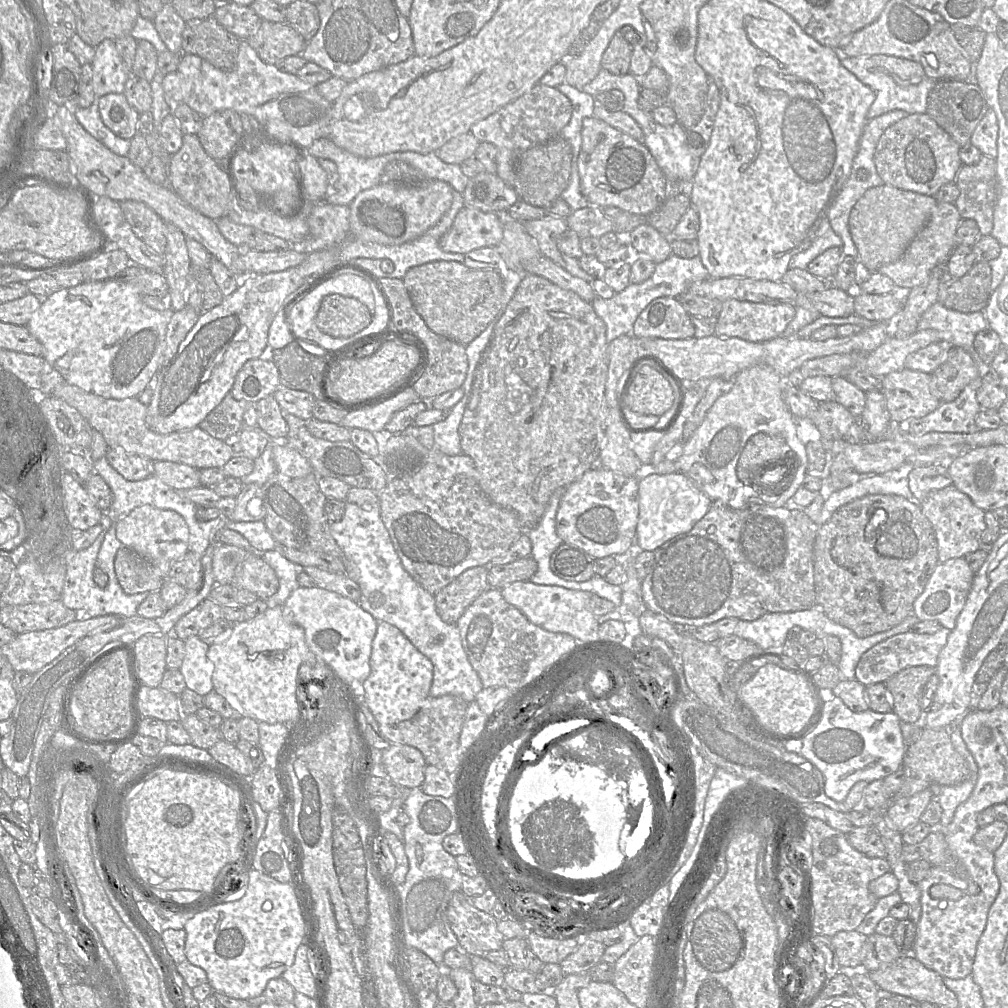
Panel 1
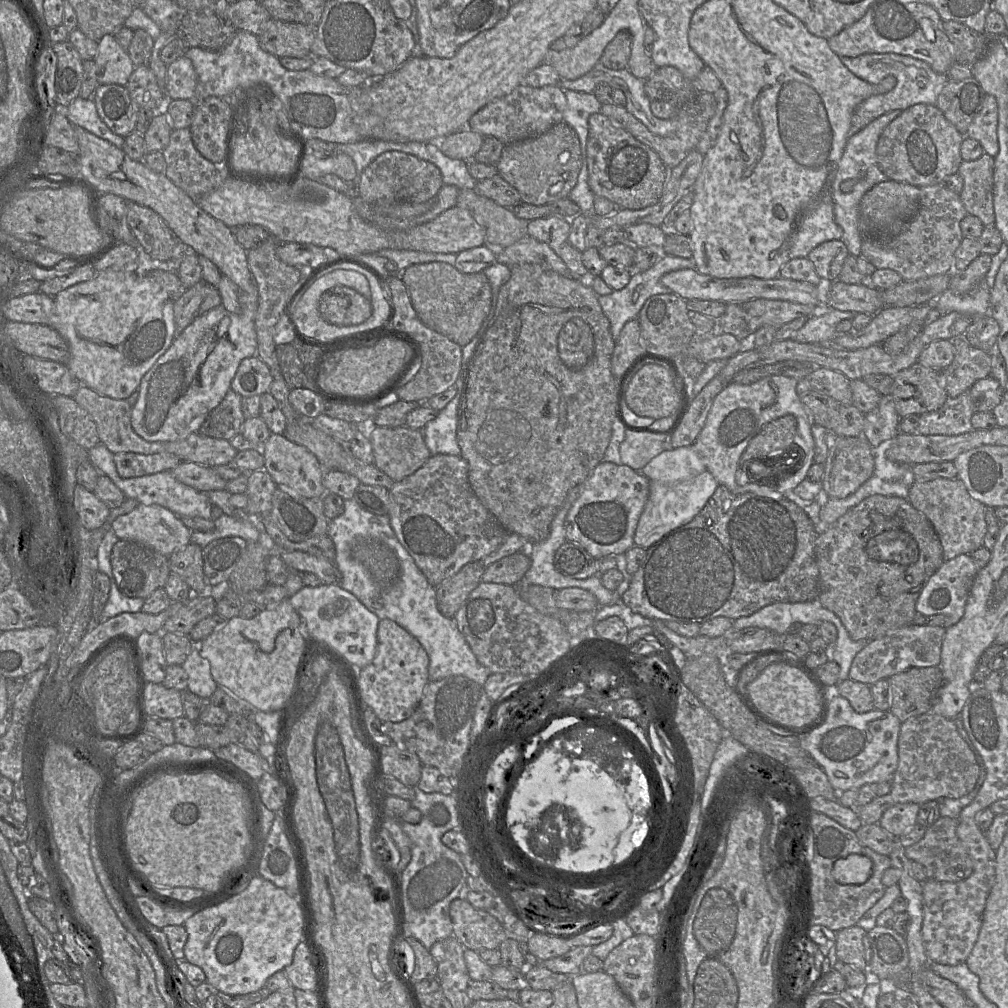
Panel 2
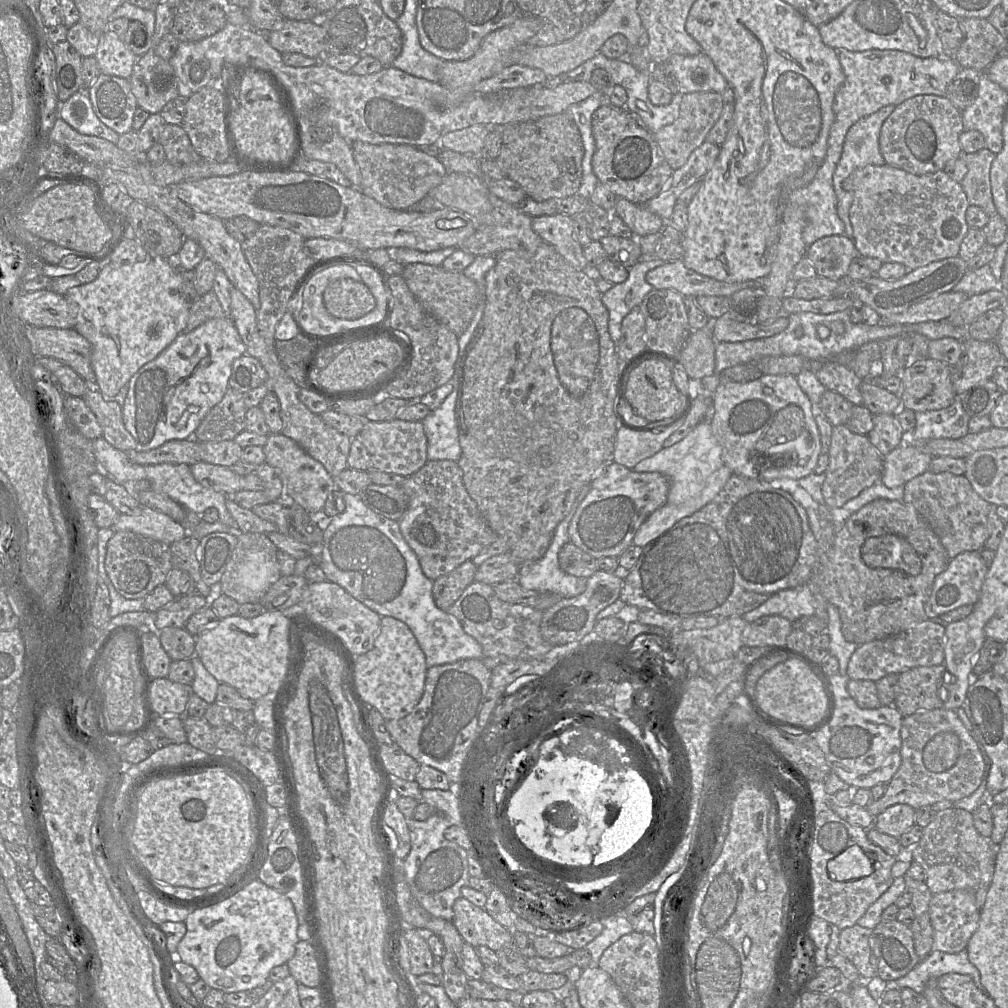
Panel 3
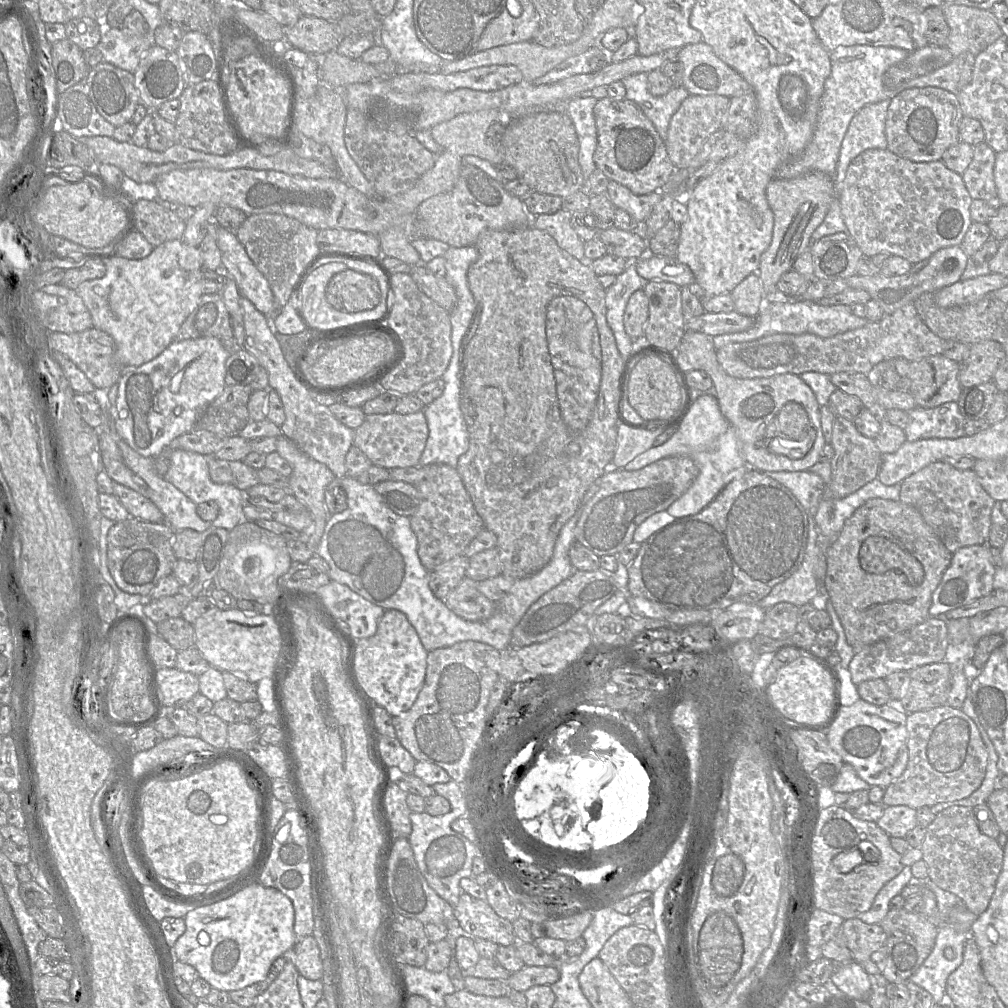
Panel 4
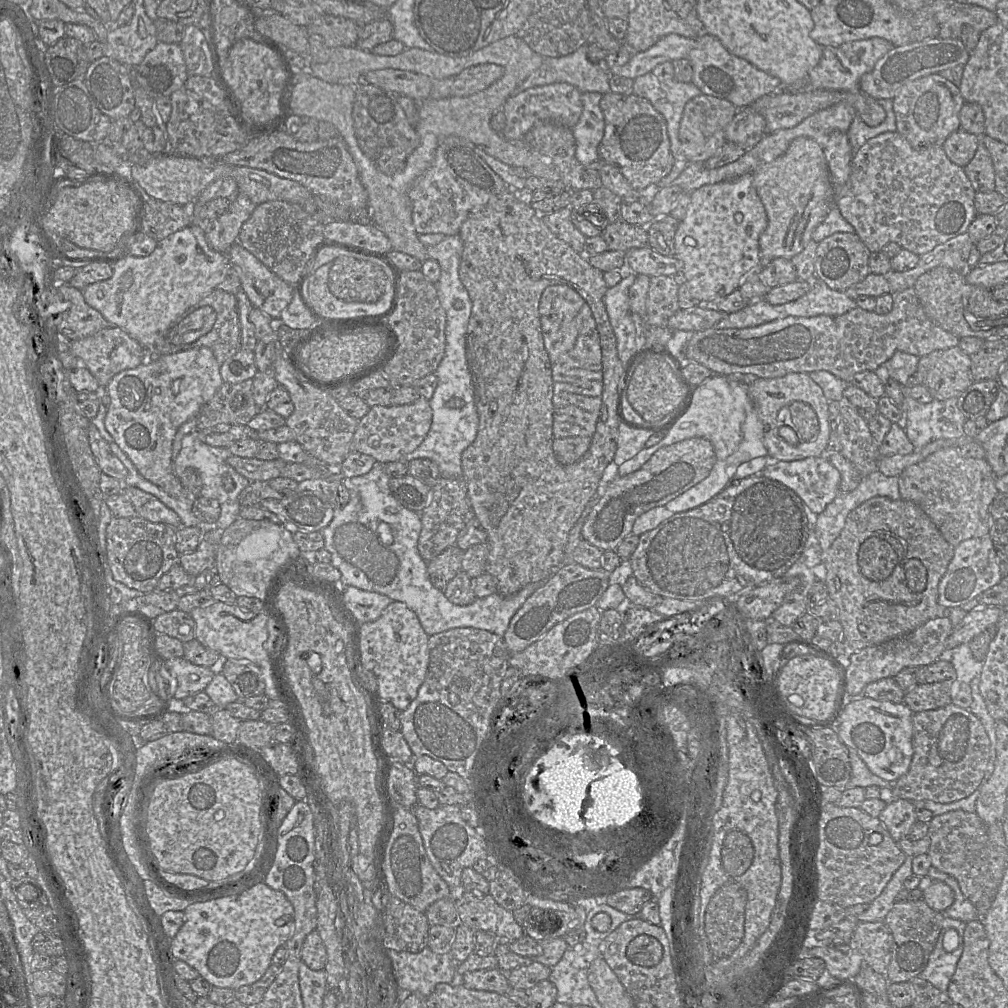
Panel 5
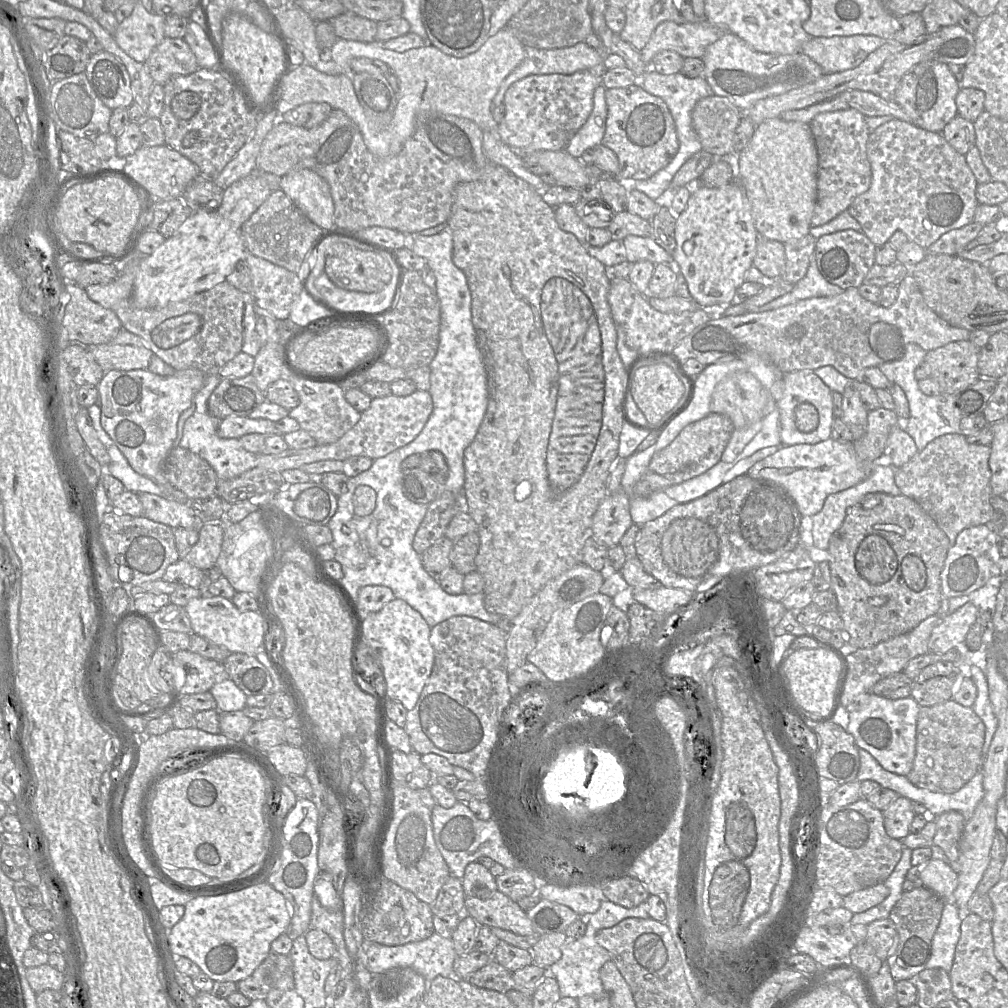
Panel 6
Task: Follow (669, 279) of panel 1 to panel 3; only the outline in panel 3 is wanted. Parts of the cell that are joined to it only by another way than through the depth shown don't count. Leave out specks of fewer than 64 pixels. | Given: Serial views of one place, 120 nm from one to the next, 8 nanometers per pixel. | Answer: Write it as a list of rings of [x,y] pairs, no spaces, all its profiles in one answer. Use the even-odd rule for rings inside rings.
[[[643,258],[629,268],[628,278],[602,294],[602,302],[608,310],[608,330],[612,340],[618,343],[621,337],[621,326],[627,314],[640,306],[644,297],[653,289],[646,281],[646,274],[665,261],[657,258]]]

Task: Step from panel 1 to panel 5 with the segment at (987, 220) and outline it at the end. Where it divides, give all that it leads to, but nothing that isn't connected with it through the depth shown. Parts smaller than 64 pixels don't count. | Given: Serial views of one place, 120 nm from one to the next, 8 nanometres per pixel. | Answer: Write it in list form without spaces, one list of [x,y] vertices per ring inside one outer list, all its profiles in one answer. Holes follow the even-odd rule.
[[[979,141],[972,160],[963,168],[976,192],[995,191],[995,172],[989,151]]]

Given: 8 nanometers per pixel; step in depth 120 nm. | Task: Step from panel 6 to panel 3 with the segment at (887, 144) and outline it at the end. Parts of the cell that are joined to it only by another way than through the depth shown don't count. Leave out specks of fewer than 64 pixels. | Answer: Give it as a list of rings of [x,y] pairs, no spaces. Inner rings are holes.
[[[884,164],[867,165],[856,169],[843,187],[853,194],[849,215],[853,227],[853,241],[860,257],[877,258],[883,263],[897,262],[908,270],[959,255],[960,246],[969,226],[966,212],[970,206],[961,183],[954,181],[944,170],[915,175]]]

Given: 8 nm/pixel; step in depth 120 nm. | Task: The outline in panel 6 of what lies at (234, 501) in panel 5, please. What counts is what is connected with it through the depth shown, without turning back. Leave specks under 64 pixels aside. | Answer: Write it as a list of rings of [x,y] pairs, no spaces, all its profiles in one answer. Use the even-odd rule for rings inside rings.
[[[220,374],[205,377],[202,388],[195,395],[195,412],[185,422],[179,445],[206,460],[219,479],[232,479],[256,467],[257,455],[245,450],[237,438],[221,438],[218,436],[217,430],[222,420],[208,412],[208,399],[221,379]]]

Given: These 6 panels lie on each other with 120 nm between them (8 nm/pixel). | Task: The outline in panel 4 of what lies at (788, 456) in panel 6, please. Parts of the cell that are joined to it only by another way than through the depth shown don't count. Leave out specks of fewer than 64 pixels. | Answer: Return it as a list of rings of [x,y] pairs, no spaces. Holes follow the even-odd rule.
[[[779,471],[779,472],[771,472],[769,476],[788,488],[792,494],[797,498],[797,500],[802,504],[805,510],[808,513],[813,513],[815,519],[815,511],[820,504],[821,500],[825,496],[826,485],[824,484],[822,478],[809,471],[796,471],[796,472],[788,472],[788,471]]]

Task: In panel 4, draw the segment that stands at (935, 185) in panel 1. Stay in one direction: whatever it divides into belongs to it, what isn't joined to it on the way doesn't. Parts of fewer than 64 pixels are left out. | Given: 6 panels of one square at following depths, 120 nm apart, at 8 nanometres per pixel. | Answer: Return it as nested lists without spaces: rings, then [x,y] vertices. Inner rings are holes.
[[[938,87],[905,89],[891,99],[885,134],[887,149],[913,162],[942,160],[945,151],[960,140],[959,125],[963,118],[957,94]]]

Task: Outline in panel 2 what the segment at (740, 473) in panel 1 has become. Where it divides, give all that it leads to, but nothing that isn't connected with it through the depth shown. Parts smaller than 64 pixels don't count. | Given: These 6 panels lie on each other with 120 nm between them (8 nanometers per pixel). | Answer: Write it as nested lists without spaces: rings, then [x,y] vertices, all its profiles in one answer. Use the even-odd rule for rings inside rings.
[[[792,414],[781,416],[765,424],[742,453],[739,460],[740,468],[746,471],[747,475],[747,465],[751,459],[765,458],[765,460],[756,459],[749,465],[751,474],[754,466],[760,462],[764,463],[761,465],[764,470],[766,467],[764,461],[782,457],[784,453],[791,451],[789,447],[792,446],[796,434],[797,420]]]

